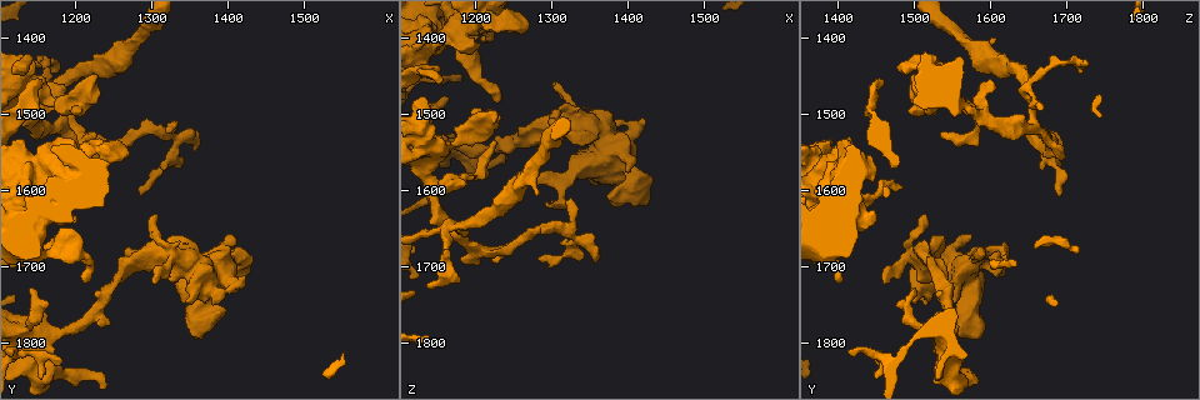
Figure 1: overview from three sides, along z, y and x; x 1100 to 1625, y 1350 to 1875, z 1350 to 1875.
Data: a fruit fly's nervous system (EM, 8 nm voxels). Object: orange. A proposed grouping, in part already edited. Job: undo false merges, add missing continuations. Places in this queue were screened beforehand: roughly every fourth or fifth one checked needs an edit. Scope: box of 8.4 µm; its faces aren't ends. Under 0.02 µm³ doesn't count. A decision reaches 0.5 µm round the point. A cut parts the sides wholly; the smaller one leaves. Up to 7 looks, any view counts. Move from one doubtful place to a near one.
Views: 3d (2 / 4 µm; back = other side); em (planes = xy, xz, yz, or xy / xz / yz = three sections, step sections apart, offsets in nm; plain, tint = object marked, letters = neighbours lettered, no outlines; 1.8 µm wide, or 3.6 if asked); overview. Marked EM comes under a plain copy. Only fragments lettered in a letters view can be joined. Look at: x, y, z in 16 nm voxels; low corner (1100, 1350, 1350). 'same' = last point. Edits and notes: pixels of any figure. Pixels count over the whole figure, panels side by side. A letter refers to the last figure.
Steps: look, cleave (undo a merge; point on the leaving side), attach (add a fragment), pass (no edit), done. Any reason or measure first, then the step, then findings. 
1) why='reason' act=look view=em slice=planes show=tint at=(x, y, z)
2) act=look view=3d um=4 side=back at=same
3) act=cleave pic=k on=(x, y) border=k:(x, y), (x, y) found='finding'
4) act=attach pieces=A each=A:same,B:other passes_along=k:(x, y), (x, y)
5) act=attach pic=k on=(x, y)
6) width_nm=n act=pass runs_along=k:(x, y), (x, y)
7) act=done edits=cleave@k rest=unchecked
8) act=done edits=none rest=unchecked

why='an open end' act=look view=em um=3.6 slice=xy step=4 show=letters at=(1215, 1720, 1405)

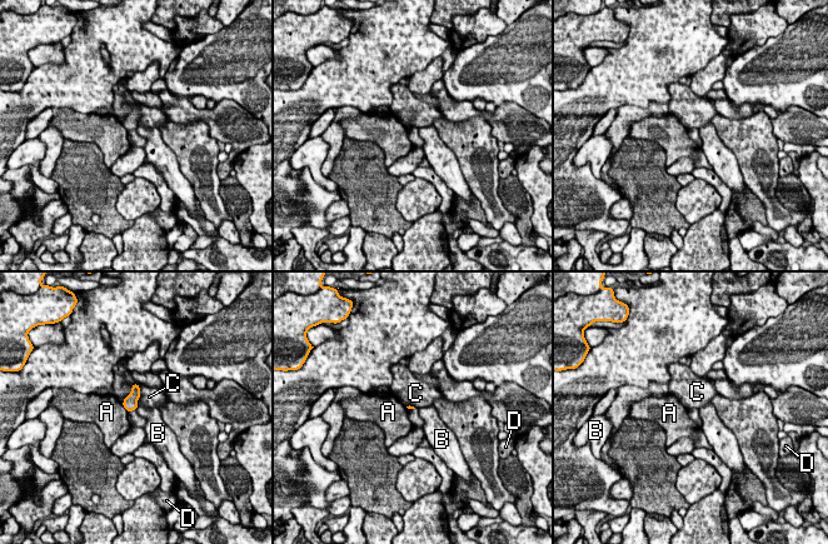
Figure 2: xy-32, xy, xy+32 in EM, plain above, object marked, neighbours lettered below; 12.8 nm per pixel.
why='cut it another way' act=look view=em um=3.6 slice=planes show=letters at=same

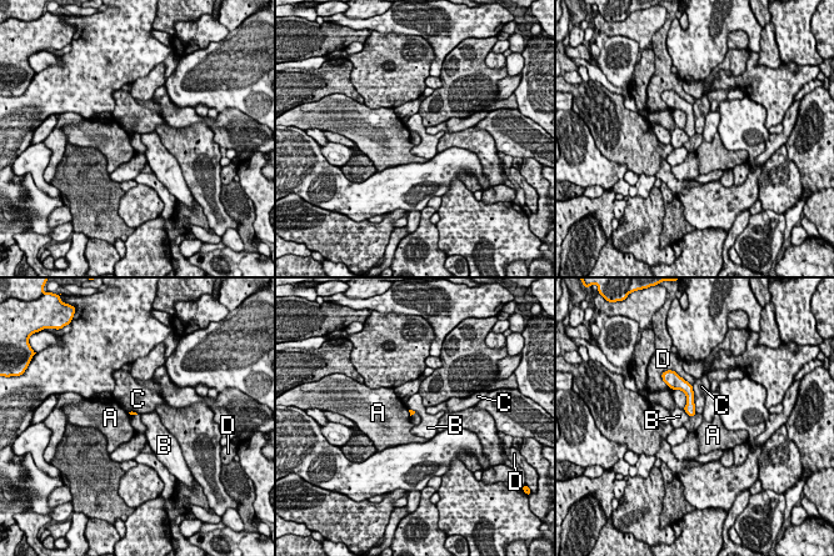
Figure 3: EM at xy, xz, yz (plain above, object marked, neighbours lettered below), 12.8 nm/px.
act=pass each=A:other,B:other,C:other,D:other border=3:(682, 376), (692, 385) found='none of them fits'

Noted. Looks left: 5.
why='branch stops here' act=look view=3d um=4 at=(1225, 1600, 1480)

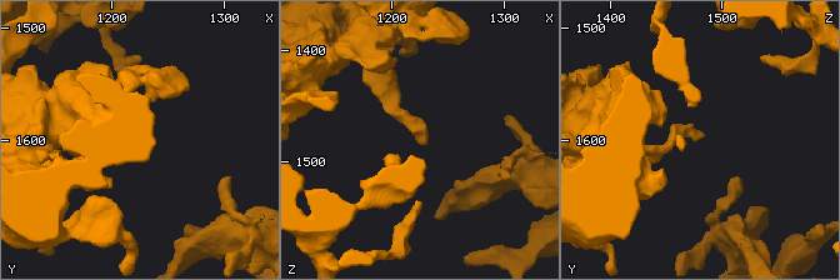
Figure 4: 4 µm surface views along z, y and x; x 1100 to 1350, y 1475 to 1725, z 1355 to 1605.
why='now the EM' act=look view=em slice=xy step=4 show=tint at=(1226, 1596, 1482)

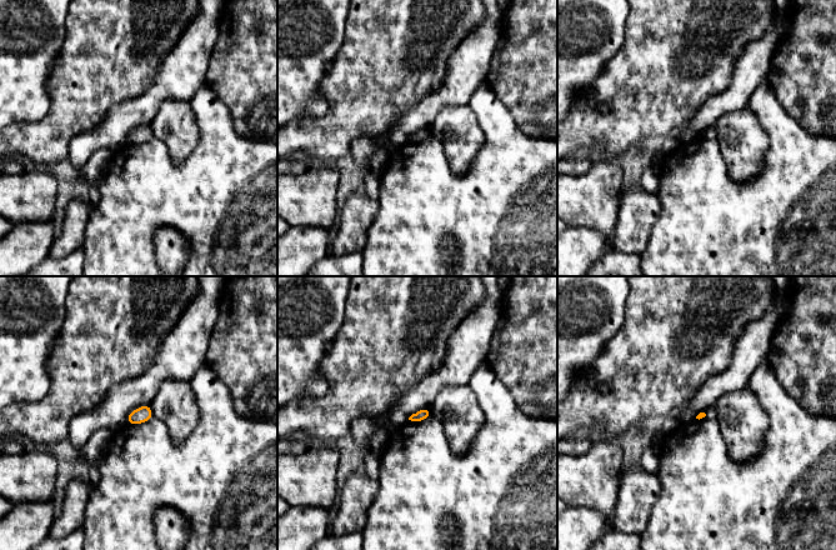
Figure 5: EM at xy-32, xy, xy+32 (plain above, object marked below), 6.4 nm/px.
act=look view=em slice=planes show=letters at=same

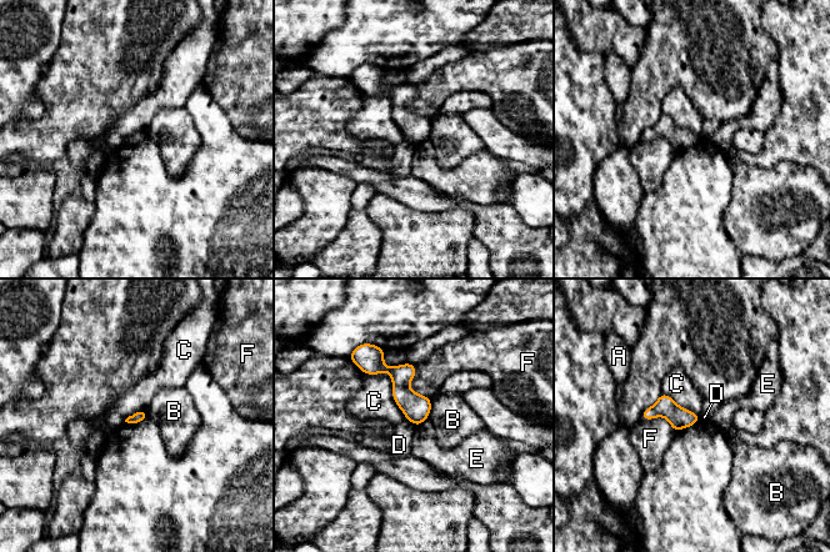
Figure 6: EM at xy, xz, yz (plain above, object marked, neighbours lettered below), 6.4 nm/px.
act=pass each=A:other,B:other,C:other,D:other,E:other,F:other runs_along=6:(375, 355), (421, 418) found='none of them fits'

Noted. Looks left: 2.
why='tapers out' act=look view=em slice=planes show=tint at=(1280, 1610, 1690)

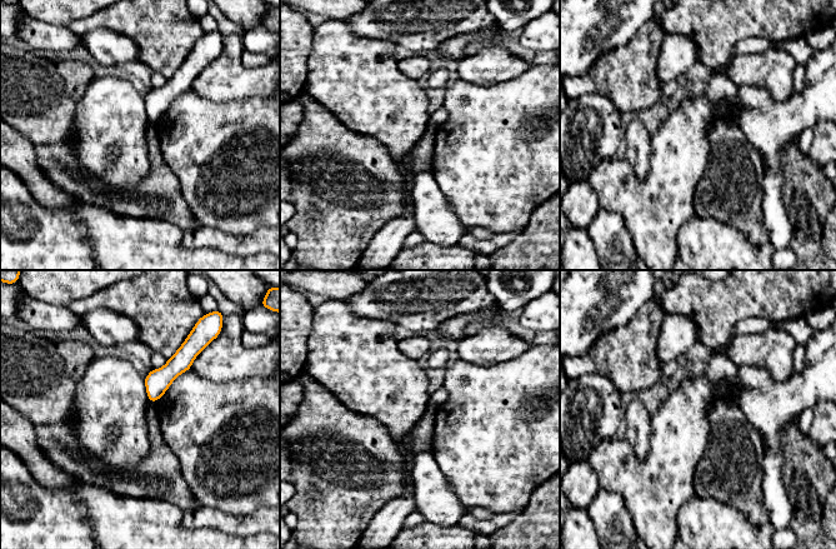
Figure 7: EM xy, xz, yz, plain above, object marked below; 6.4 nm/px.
act=look view=em slice=planes show=letters at=same

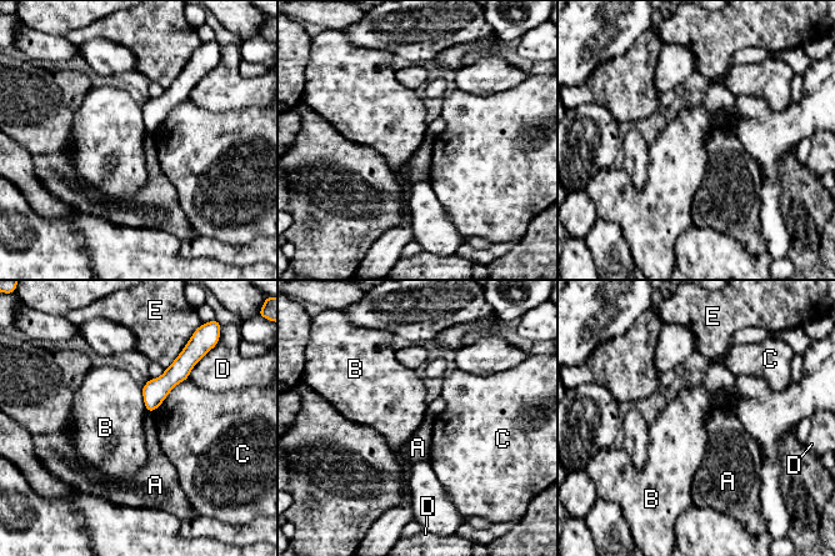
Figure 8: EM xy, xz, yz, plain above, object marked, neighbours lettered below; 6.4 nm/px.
width_nm=110 act=pass each=A:other,B:other,C:other,D:other,E:other border=8:(140, 387), (146, 411) found='no lettered fragment goes on from it'

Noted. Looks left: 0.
act=done edits=none rest=unchecked

